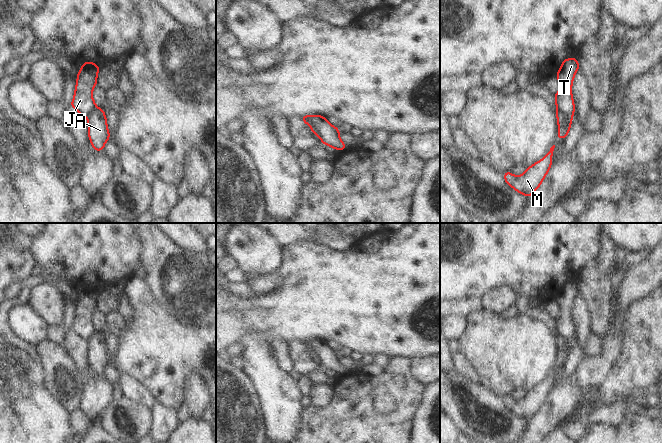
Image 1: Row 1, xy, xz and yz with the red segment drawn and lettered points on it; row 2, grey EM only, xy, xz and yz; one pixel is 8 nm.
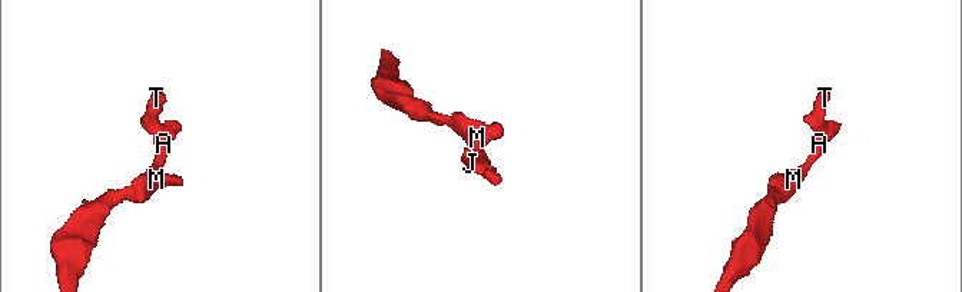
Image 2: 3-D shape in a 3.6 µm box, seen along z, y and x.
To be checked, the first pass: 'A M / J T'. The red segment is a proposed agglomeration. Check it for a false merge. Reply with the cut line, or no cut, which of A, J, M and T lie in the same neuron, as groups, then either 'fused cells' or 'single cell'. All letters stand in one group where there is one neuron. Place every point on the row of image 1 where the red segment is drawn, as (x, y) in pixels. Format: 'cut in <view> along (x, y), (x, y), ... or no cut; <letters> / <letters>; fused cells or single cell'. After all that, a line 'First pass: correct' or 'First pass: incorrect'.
cut in xz along (312, 116), (312, 125), (317, 134); A M / J T; fused cells
First pass: correct

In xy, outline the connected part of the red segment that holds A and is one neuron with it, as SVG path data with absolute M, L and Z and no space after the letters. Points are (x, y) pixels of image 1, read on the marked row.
M96 108L87 115L88 137L96 151L104 151L105 143L110 139L107 119L103 108Z

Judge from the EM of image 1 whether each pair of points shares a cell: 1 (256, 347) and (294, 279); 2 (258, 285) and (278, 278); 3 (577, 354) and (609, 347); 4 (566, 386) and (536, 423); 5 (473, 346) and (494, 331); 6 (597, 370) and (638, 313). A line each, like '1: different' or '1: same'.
1: different
2: same
3: different
4: same
5: same
6: different

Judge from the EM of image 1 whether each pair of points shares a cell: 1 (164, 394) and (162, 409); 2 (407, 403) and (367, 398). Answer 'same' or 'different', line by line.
1: different
2: same

